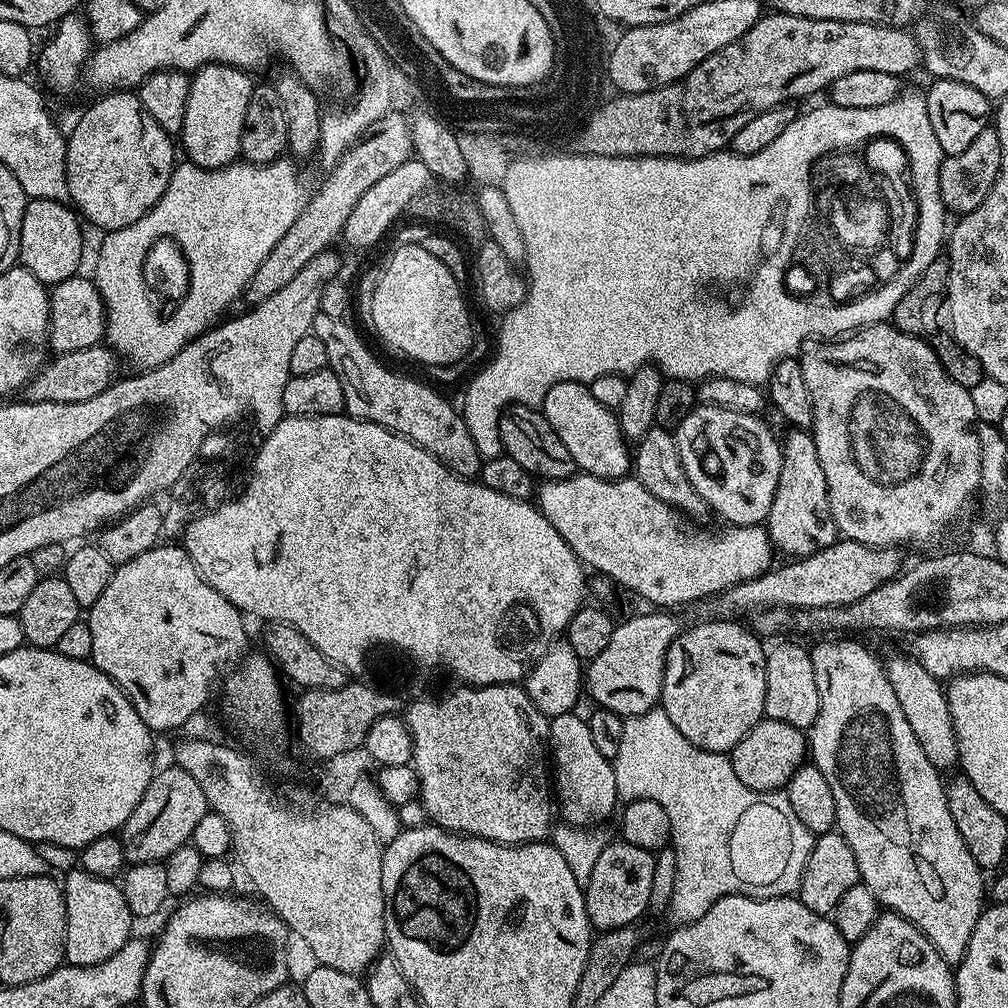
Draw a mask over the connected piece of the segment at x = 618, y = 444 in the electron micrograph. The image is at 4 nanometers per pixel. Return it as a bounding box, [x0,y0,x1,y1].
[542,380,634,480]

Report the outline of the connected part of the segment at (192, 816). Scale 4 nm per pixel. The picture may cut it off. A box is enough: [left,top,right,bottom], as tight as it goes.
[122,766,209,865]

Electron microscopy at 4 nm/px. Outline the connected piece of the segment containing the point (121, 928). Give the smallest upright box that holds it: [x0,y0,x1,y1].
[62,870,133,966]

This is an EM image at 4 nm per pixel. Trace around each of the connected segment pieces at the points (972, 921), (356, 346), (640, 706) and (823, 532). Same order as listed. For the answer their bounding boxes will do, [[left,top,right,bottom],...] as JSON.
[[810,638,986,966],[311,311,482,478],[586,610,682,717],[766,431,838,558]]

